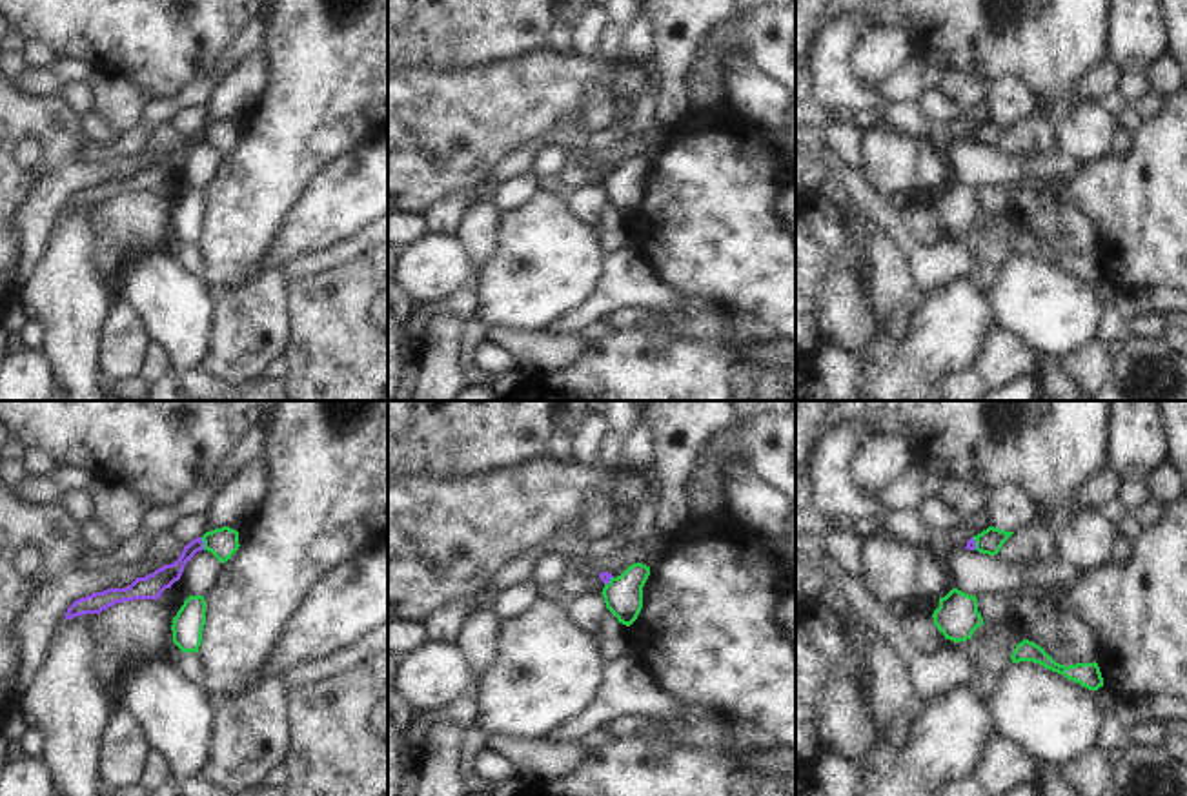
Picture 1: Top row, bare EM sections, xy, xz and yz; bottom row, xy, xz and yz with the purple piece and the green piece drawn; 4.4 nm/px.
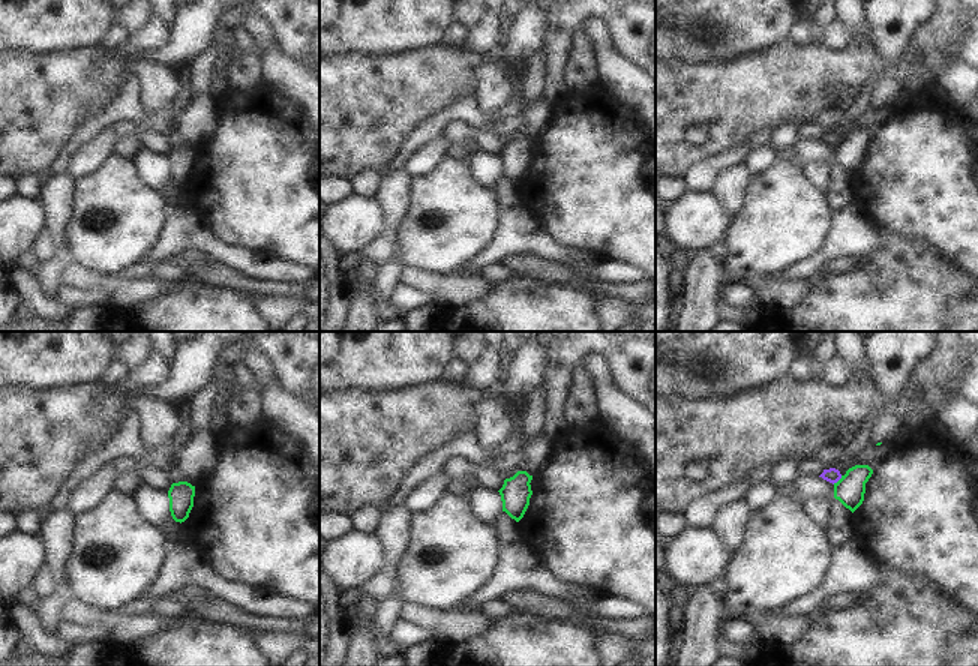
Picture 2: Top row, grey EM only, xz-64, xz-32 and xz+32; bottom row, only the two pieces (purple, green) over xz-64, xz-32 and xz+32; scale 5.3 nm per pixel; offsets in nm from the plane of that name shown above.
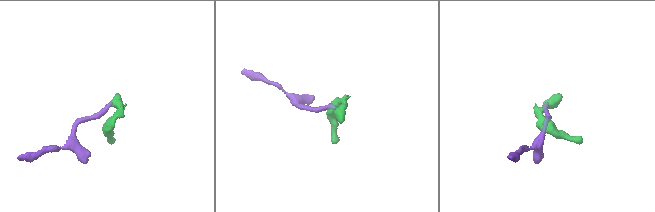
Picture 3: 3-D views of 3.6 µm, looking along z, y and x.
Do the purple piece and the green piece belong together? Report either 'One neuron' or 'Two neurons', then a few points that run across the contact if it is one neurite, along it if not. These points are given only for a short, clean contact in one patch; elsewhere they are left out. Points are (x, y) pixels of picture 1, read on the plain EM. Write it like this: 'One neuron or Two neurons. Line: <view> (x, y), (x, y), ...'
Two neurons. Line: xy (201, 130), (204, 141)

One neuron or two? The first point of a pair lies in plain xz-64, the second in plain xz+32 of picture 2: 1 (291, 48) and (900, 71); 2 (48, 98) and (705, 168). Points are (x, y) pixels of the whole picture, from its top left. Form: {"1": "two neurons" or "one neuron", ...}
{"1": "two neurons", "2": "two neurons"}

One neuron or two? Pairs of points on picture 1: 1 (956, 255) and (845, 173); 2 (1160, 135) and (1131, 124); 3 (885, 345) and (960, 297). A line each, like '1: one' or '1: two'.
1: one
2: two
3: one

